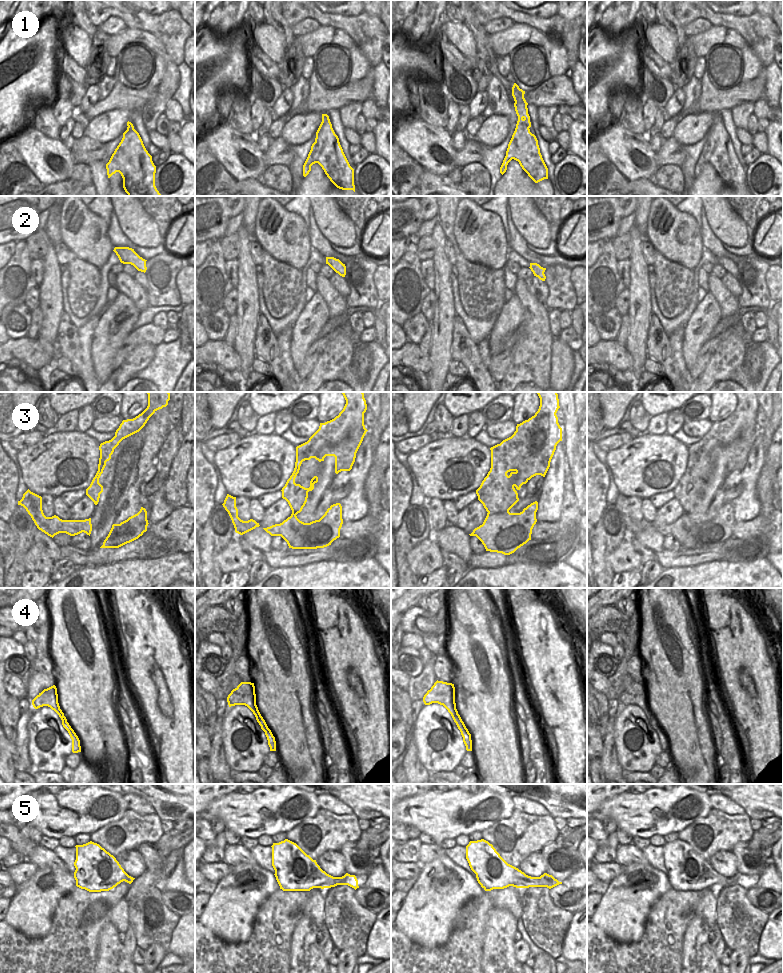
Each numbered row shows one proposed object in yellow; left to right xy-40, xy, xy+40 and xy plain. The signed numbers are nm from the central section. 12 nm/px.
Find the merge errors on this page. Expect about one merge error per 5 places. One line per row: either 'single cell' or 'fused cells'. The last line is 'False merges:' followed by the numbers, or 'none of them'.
1: single cell
2: single cell
3: single cell
4: single cell
5: single cell
False merges: none of them

